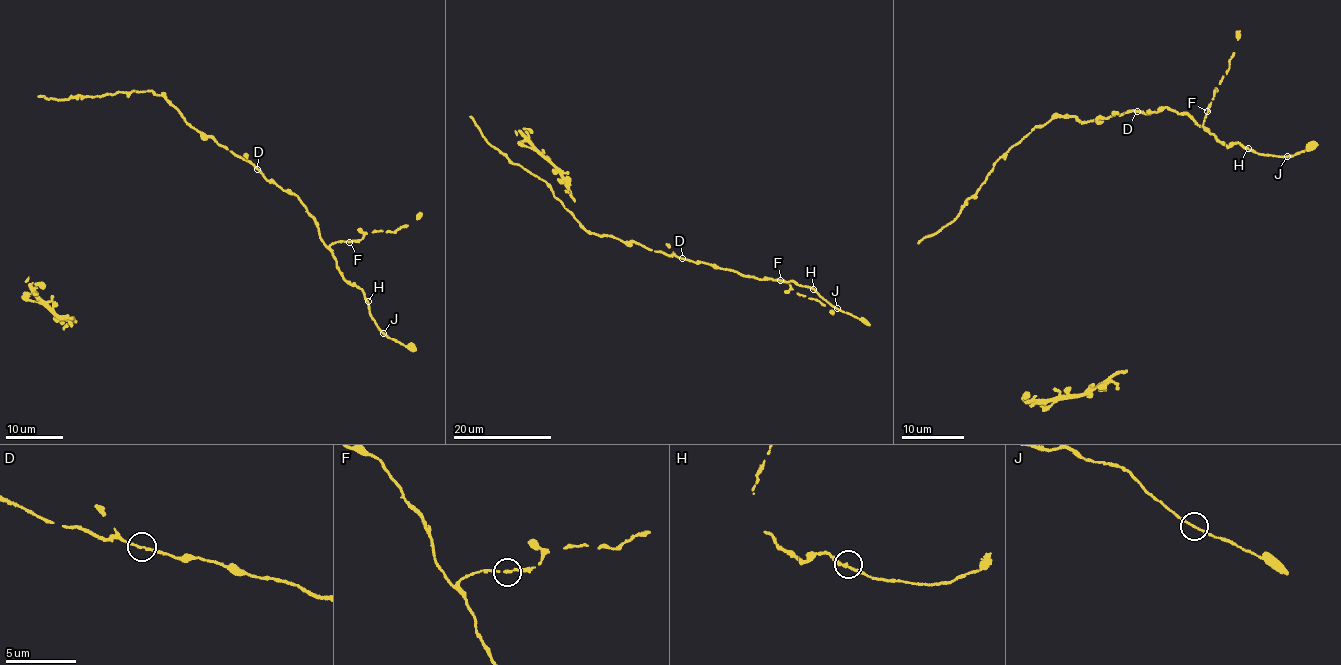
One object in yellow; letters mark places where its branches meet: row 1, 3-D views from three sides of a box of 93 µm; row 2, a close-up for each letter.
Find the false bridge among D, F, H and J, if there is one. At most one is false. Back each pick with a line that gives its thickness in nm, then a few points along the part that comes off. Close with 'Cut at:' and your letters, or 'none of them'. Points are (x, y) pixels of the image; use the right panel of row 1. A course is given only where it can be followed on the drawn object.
Cut at: none of them

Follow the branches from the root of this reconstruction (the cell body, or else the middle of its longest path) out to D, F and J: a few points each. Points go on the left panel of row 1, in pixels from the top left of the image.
D: (150, 90), (169, 101), (192, 127), (213, 136), (221, 146), (250, 161), (257, 169)
F: (150, 90), (169, 101), (192, 127), (250, 161), (267, 180), (296, 194), (326, 245), (349, 242)
J: (150, 90), (169, 101), (192, 127), (250, 161), (267, 180), (298, 196), (384, 333)

